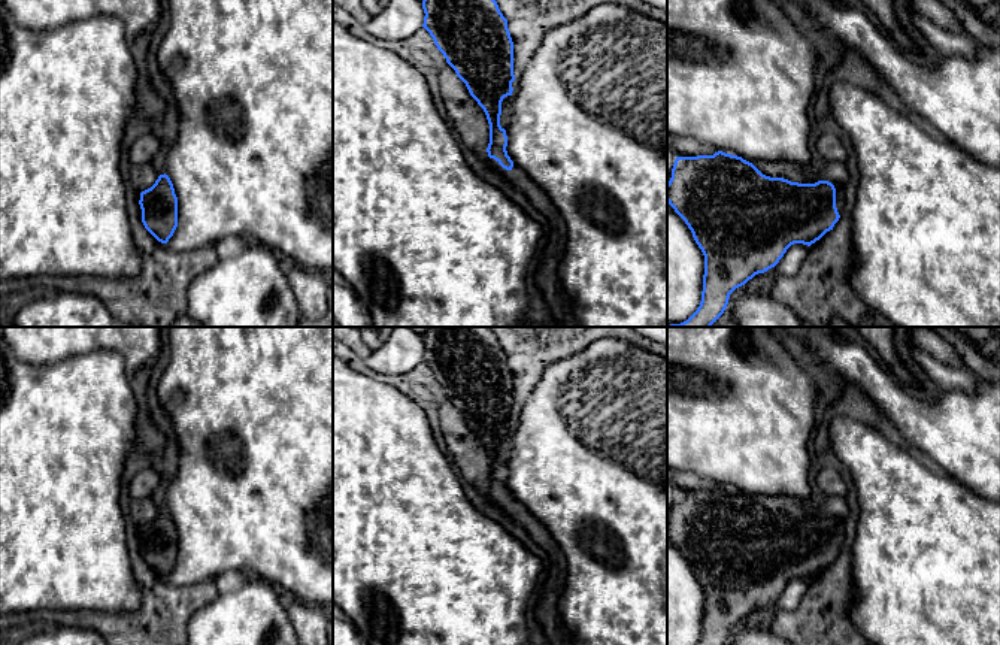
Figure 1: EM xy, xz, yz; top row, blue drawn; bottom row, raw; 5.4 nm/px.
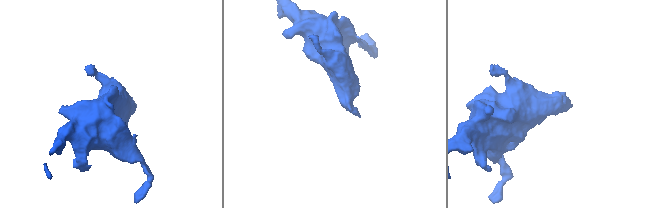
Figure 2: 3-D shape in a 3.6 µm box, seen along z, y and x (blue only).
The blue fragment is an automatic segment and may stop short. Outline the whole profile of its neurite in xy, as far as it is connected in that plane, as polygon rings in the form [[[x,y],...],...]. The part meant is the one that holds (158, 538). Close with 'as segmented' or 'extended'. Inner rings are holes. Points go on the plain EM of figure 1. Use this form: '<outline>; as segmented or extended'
[[[160,509],[155,518],[140,527],[142,557],[161,578],[167,578],[178,561],[178,532],[170,512]]]; as segmented

